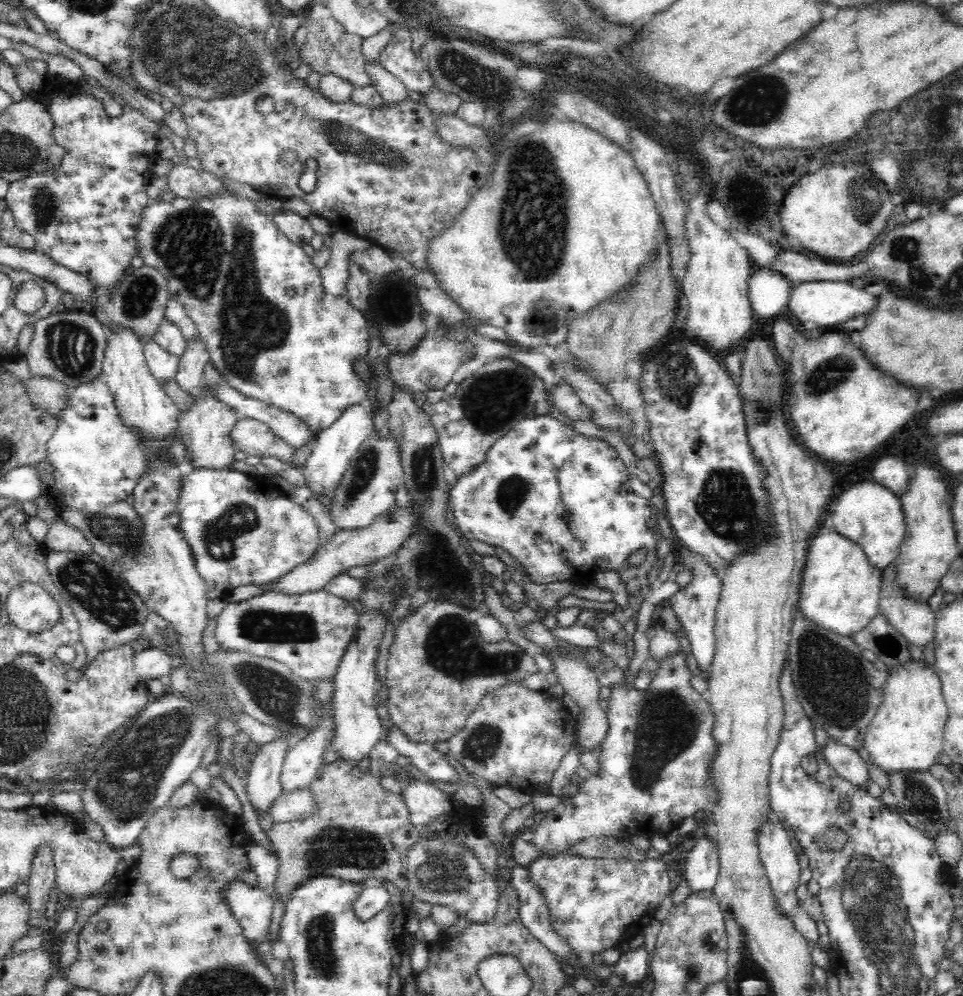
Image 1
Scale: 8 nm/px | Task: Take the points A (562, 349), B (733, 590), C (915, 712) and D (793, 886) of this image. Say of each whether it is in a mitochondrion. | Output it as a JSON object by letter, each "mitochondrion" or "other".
{"A":"other","B":"other","C":"other","D":"other"}

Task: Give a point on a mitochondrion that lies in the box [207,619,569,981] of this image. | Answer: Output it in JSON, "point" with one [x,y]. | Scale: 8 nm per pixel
{"point":[334,847]}

